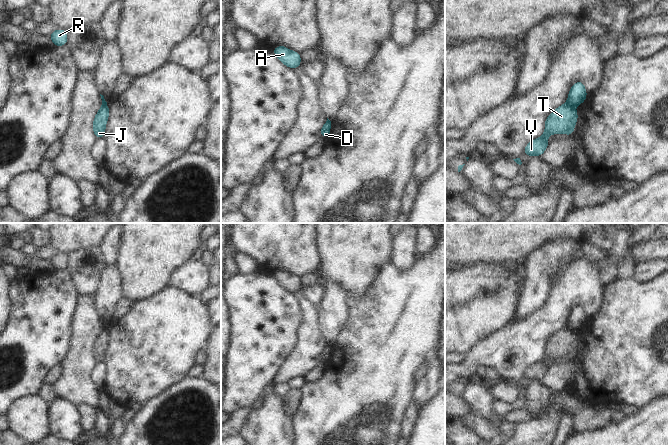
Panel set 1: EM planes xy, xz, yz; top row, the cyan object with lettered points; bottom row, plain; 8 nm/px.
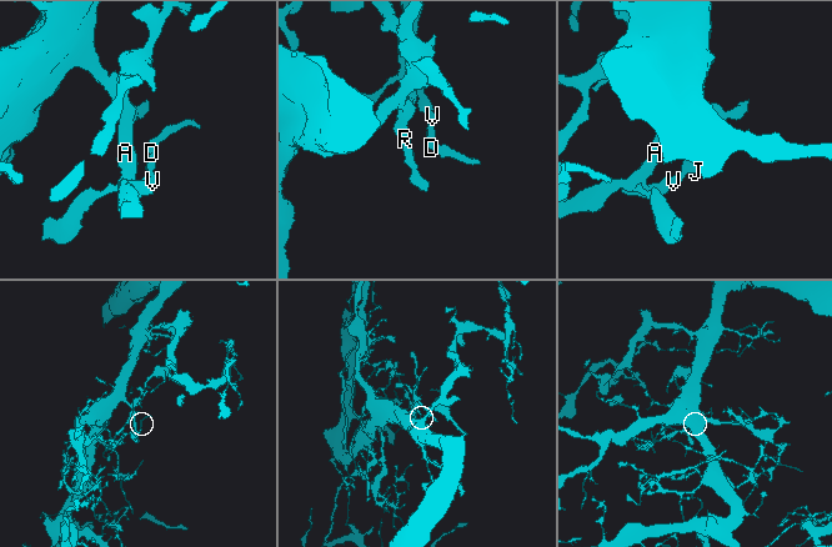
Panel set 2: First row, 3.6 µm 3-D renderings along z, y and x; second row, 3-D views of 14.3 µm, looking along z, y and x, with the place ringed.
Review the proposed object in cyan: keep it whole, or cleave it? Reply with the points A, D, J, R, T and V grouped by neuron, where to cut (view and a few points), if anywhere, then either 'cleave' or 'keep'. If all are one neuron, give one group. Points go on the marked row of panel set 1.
A J R T V / D; cut in yz along (566, 103), (573, 108); cleave

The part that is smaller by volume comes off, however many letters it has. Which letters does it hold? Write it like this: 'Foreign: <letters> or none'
Foreign: D

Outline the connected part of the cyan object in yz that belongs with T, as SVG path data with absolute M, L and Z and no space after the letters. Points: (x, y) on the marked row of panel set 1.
M567 103L556 108L545 120L545 131L542 136L529 142L523 154L541 156L548 147L548 135L564 133L570 136L578 119L578 113Z

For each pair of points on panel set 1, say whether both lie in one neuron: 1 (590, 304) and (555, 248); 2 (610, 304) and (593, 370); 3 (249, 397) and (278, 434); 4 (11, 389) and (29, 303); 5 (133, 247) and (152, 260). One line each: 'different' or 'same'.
1: different
2: same
3: different
4: same
5: same

